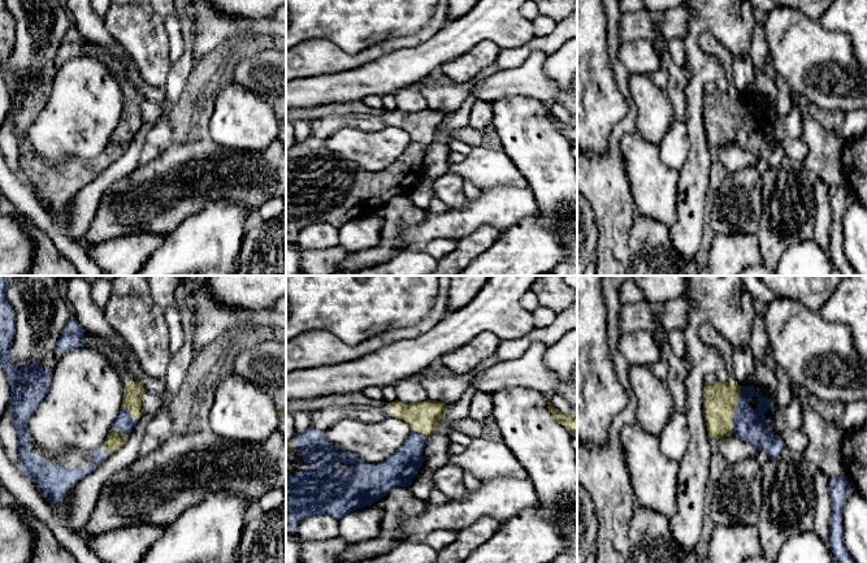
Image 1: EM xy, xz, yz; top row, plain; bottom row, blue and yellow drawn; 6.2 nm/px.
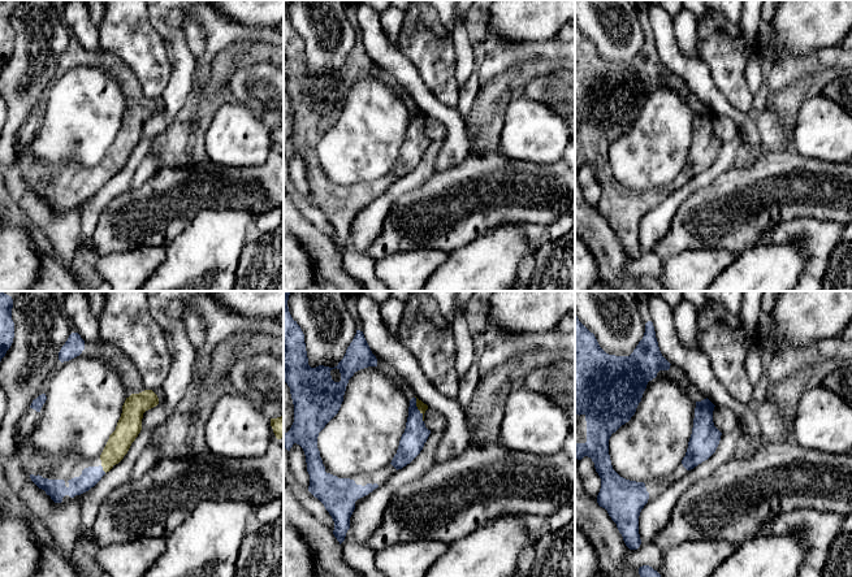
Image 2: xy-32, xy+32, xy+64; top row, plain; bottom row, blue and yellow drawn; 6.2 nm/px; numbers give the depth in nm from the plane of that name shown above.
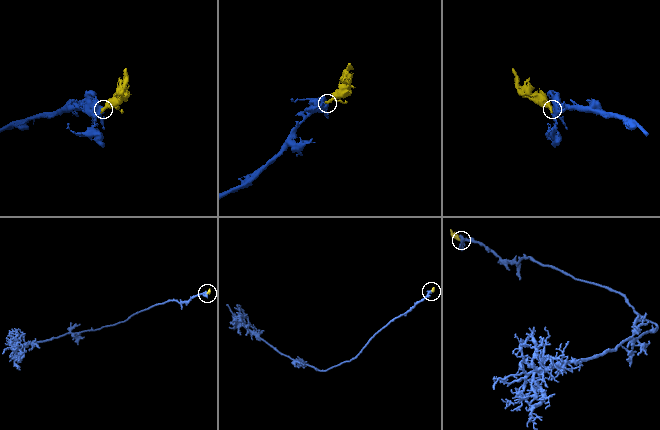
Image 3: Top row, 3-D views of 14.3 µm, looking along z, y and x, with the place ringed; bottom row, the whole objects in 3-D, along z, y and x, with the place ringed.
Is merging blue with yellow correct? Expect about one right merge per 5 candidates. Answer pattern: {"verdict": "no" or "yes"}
{"verdict": "yes"}

